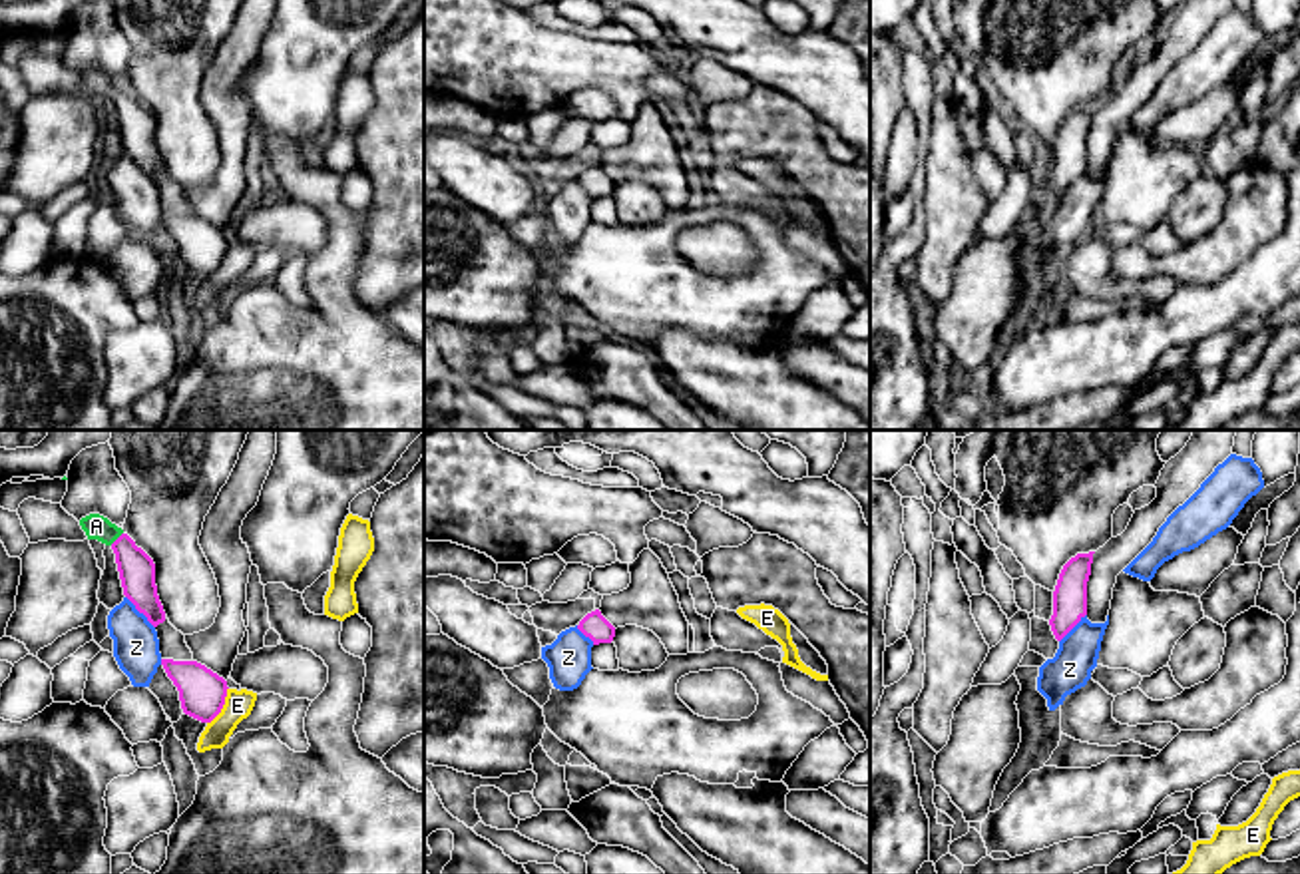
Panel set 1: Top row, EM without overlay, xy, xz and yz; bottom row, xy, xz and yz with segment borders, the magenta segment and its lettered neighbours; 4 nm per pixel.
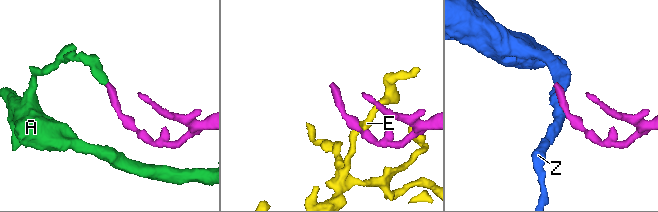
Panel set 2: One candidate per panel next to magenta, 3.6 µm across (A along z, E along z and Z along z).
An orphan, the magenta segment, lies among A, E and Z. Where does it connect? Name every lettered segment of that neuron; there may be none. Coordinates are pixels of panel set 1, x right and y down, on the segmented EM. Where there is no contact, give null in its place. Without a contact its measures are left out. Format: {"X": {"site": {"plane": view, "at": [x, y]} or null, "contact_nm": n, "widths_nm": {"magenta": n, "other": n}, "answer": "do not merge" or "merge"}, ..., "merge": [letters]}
{"A": {"site": {"plane": "xy", "at": [118, 538]}, "contact_nm": 80, "widths_nm": {"magenta": 150, "other": 100}, "answer": "merge"}, "E": {"site": {"plane": "xy", "at": [223, 703]}, "contact_nm": 170, "widths_nm": {"magenta": 190, "other": 110}, "answer": "do not merge"}, "Z": {"site": {"plane": "xy", "at": [140, 612]}, "contact_nm": 180, "widths_nm": {"magenta": 150, "other": 190}, "answer": "do not merge"}, "merge": ["A"]}

